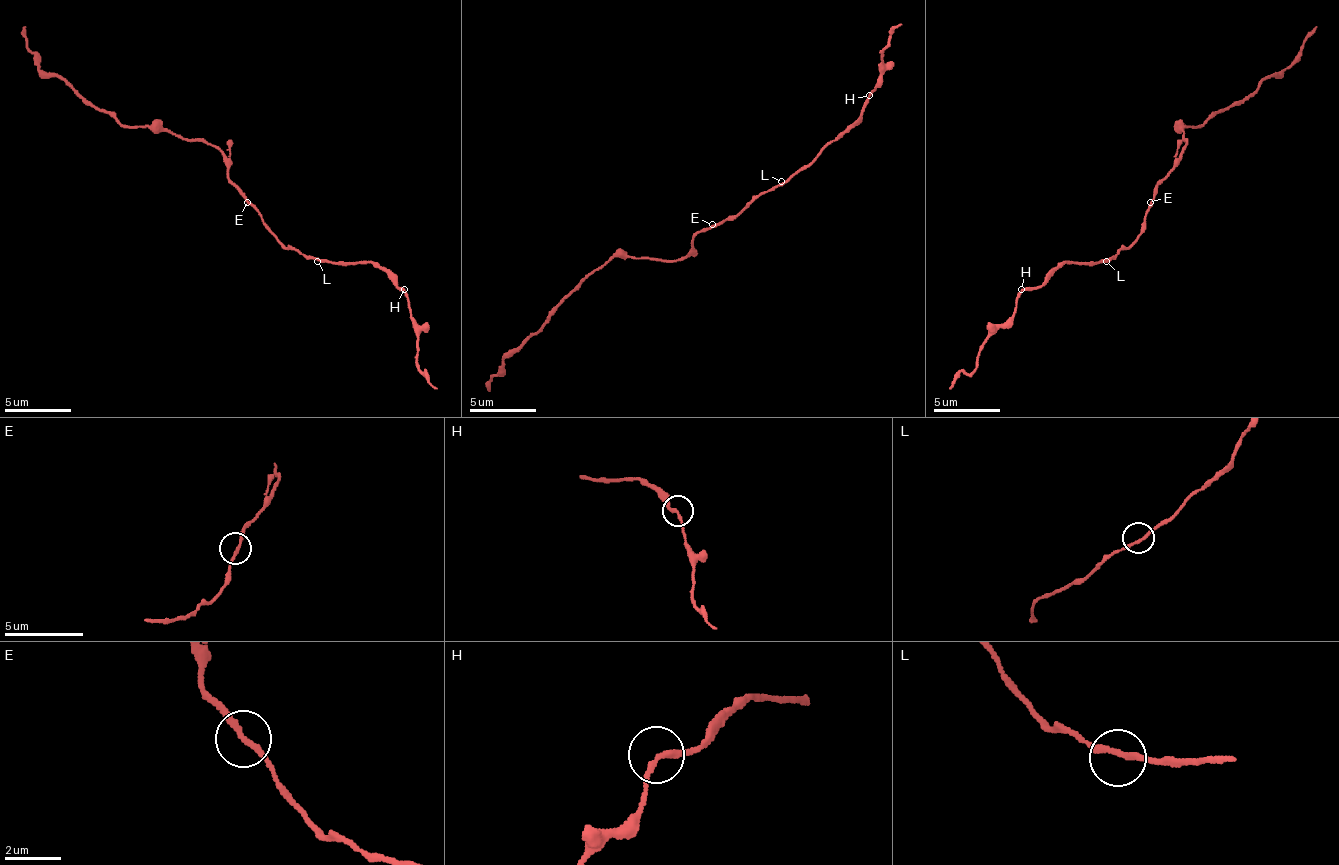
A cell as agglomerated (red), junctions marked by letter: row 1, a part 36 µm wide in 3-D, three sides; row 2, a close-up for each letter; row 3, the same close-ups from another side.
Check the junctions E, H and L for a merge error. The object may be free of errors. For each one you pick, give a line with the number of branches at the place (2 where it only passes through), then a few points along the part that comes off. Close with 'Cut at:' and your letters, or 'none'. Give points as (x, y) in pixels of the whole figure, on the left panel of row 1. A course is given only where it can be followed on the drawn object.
Cut at: none

